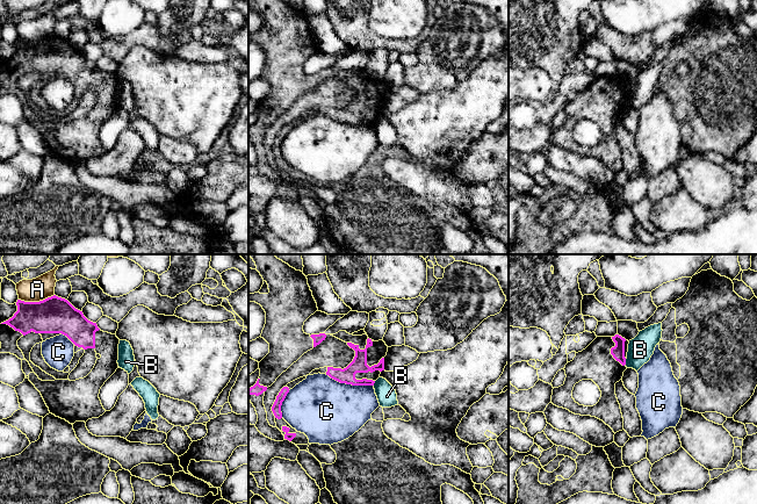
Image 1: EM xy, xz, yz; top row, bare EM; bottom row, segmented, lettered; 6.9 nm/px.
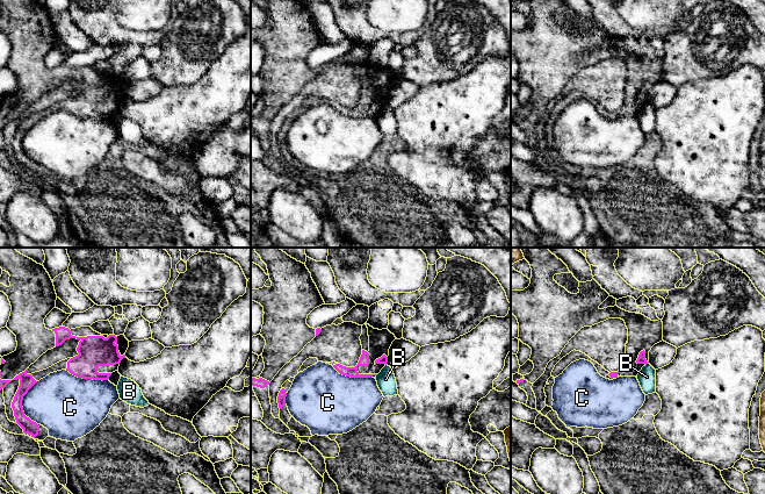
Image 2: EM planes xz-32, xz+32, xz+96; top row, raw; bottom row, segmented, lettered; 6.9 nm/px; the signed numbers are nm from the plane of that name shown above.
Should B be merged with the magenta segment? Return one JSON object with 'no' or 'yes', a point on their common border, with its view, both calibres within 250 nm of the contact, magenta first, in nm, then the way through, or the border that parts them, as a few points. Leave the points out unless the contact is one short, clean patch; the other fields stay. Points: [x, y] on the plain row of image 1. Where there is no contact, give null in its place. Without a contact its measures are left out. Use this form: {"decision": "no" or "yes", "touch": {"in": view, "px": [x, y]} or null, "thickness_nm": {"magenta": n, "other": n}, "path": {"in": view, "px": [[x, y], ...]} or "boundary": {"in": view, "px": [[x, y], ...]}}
{"decision": "no", "touch": {"in": "yz", "px": [625, 101]}, "thickness_nm": {"magenta": 90, "other": 180}, "boundary": {"in": "yz", "px": [[625, 99], [626, 103]]}}

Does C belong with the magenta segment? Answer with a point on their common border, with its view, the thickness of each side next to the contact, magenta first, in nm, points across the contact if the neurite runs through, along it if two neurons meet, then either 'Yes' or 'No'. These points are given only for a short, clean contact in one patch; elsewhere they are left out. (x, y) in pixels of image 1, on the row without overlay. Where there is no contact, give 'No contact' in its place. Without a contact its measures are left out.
Touches magenta at xz (350, 123). Thickness 110 nm (magenta) against 440 nm. No

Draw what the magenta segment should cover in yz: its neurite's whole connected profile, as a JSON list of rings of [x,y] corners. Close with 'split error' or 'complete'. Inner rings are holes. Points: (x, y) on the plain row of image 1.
[[[619,74],[597,77],[565,105],[564,124],[553,129],[551,143],[575,154],[596,157],[614,173],[622,171],[623,158],[615,135],[615,123],[627,109],[628,84],[629,81]],[[582,120],[592,120],[601,131],[599,142],[593,146],[579,145],[572,138],[574,127]]]; split error

